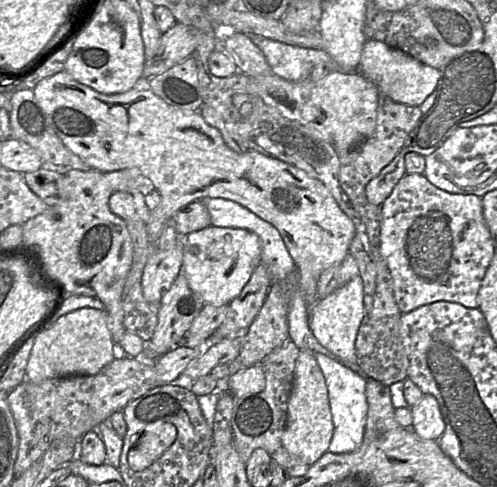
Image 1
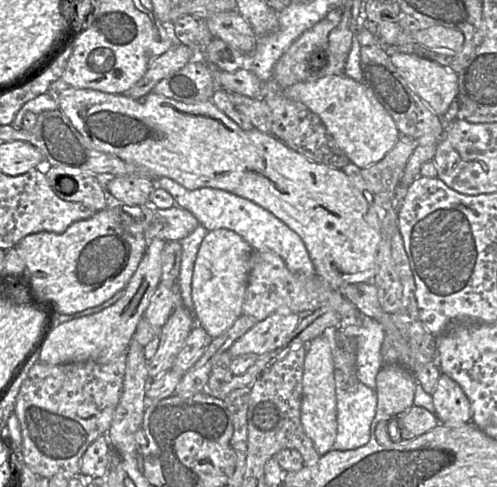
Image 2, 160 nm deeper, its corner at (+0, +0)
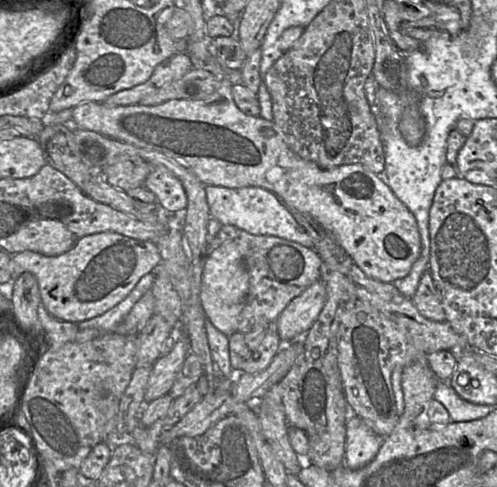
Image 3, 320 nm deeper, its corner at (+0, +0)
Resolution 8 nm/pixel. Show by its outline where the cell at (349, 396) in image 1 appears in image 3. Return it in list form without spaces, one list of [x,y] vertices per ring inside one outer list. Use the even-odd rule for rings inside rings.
[[[352,414],[346,422],[344,465],[350,469],[366,466],[378,453],[382,439],[364,420]]]

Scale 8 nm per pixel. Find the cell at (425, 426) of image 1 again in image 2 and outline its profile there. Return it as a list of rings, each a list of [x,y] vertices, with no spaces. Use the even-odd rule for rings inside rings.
[[[442,374],[431,393],[434,413],[441,424],[463,424],[471,420],[471,404],[458,383]]]

